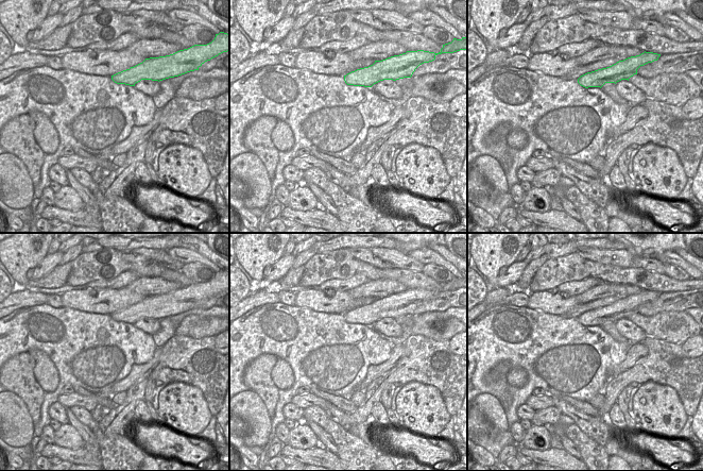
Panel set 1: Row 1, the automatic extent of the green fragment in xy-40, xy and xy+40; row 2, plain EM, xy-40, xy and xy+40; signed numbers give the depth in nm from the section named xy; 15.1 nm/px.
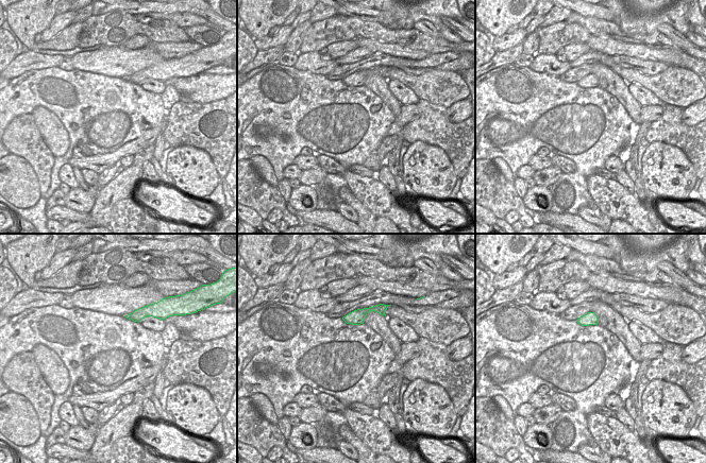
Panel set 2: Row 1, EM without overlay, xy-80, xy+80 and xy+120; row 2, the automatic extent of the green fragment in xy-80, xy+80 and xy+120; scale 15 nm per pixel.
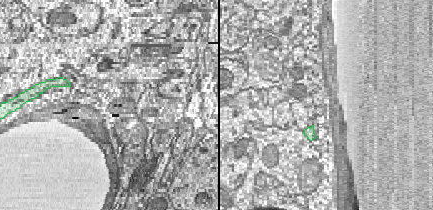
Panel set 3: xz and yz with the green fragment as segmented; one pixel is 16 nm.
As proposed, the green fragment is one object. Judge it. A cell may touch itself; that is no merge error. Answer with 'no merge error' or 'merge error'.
no merge error

